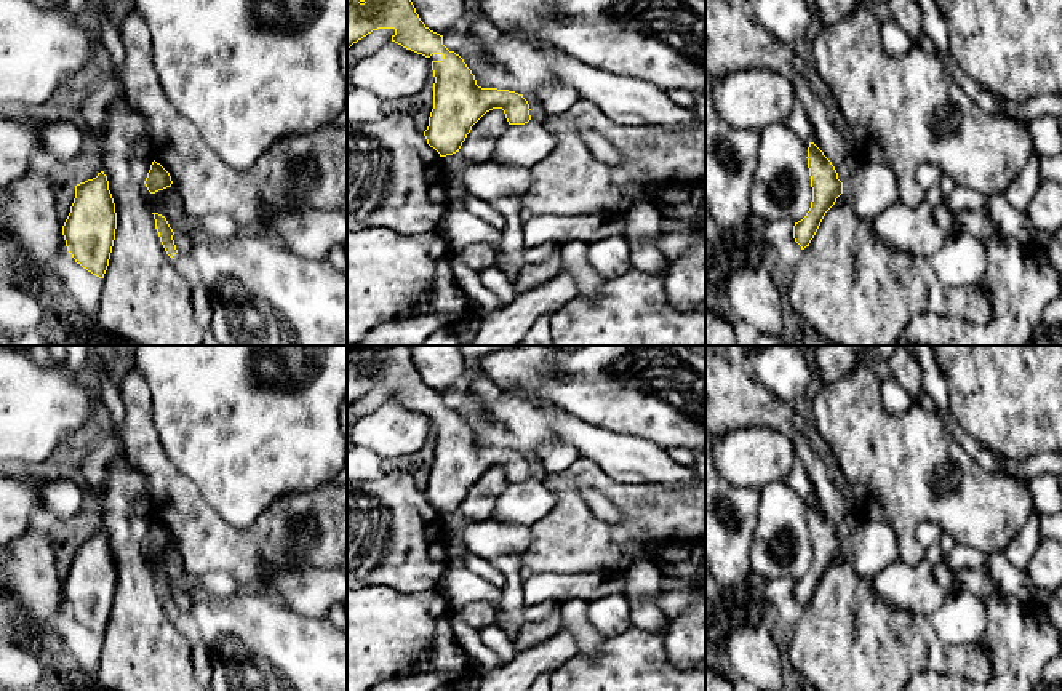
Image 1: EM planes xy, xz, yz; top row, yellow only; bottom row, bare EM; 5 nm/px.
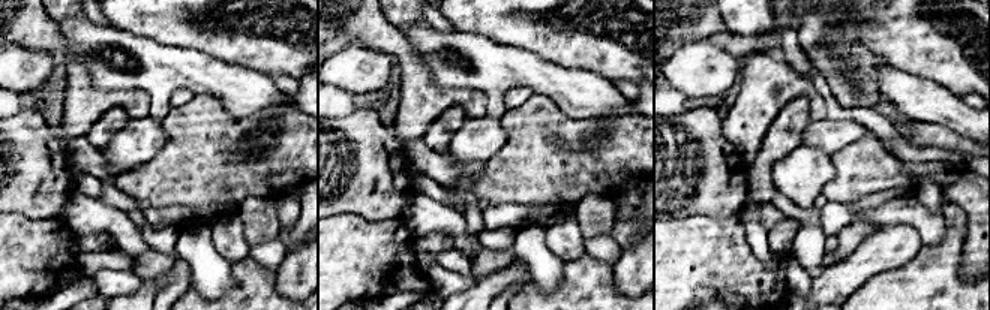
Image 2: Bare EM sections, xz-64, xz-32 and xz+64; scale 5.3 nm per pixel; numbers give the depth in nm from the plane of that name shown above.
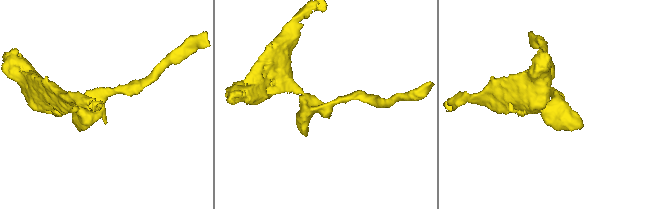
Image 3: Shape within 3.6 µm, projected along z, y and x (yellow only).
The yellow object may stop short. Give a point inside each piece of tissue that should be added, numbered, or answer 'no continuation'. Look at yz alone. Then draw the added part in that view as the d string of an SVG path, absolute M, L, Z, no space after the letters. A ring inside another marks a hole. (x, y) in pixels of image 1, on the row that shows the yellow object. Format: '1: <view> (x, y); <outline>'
no continuation

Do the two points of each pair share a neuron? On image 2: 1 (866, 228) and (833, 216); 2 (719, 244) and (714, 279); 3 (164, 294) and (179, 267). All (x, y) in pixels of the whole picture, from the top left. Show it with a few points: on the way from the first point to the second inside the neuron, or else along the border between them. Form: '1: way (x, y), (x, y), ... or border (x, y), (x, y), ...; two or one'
1: border (876, 226), (864, 220), (852, 220), (836, 234); two
2: way (714, 253), (714, 270); one
3: way (170, 288), (179, 279), (179, 273); one

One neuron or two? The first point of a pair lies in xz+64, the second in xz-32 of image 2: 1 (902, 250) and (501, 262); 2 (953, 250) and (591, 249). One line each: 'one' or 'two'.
1: two
2: two

